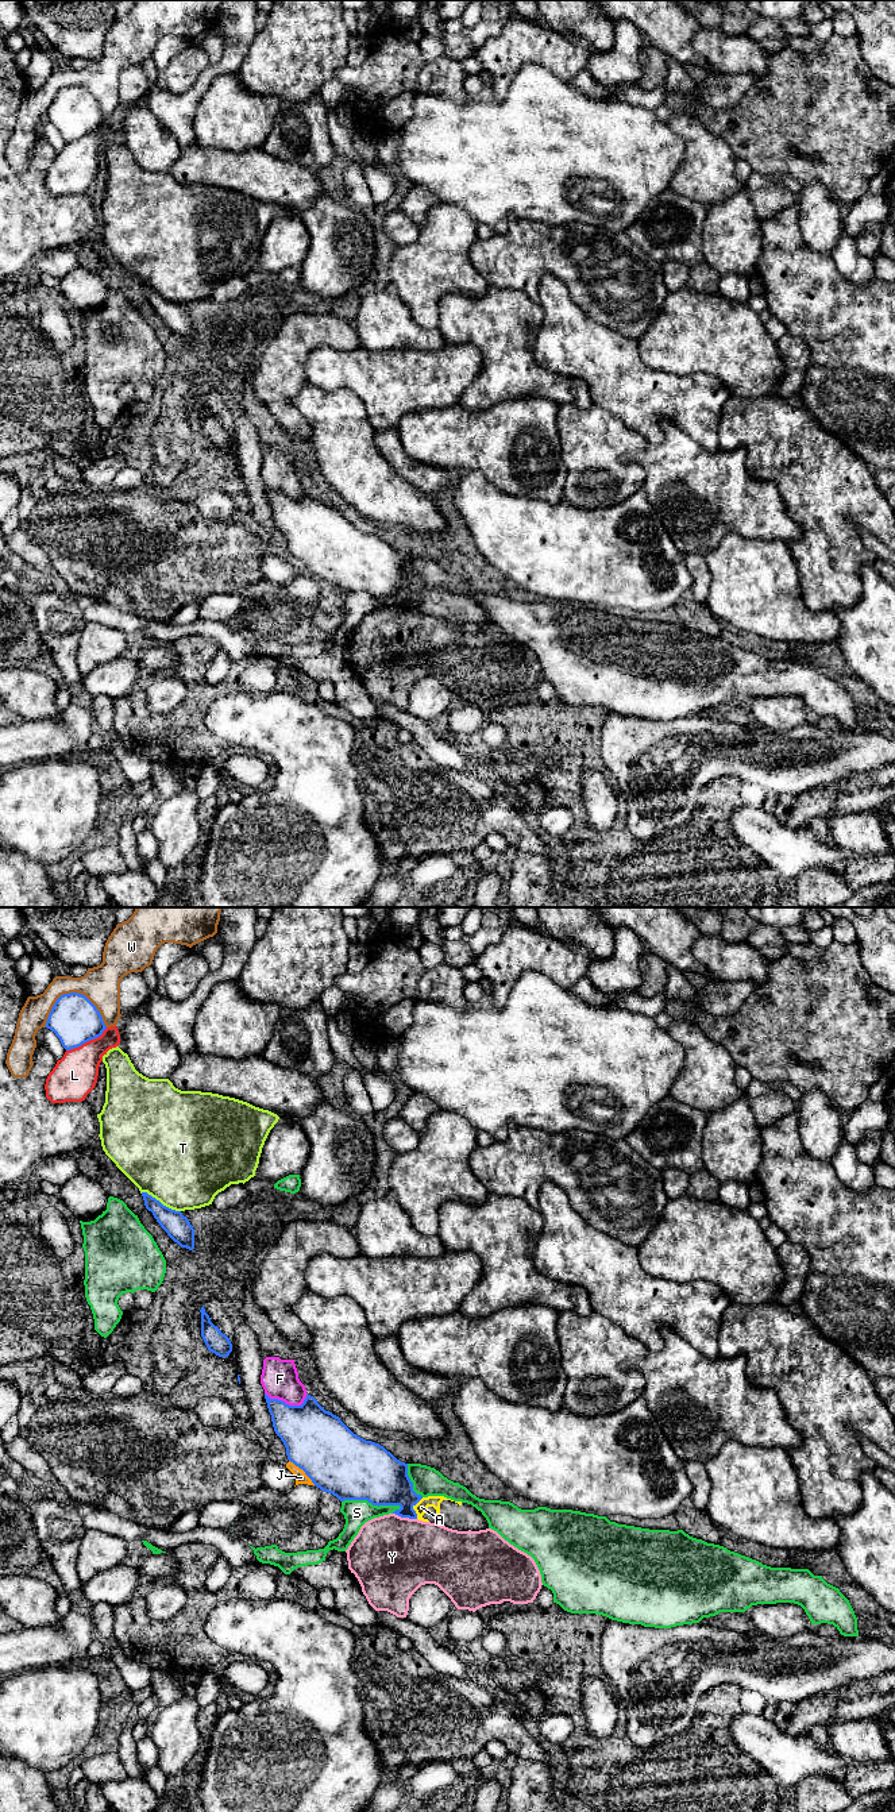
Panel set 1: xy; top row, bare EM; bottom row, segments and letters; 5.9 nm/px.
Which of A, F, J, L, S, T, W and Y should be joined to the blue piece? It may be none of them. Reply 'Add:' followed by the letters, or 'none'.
Add: none

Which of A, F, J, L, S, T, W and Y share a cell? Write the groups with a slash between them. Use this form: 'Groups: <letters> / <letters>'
Groups: A J / F / L / S / T / W / Y

